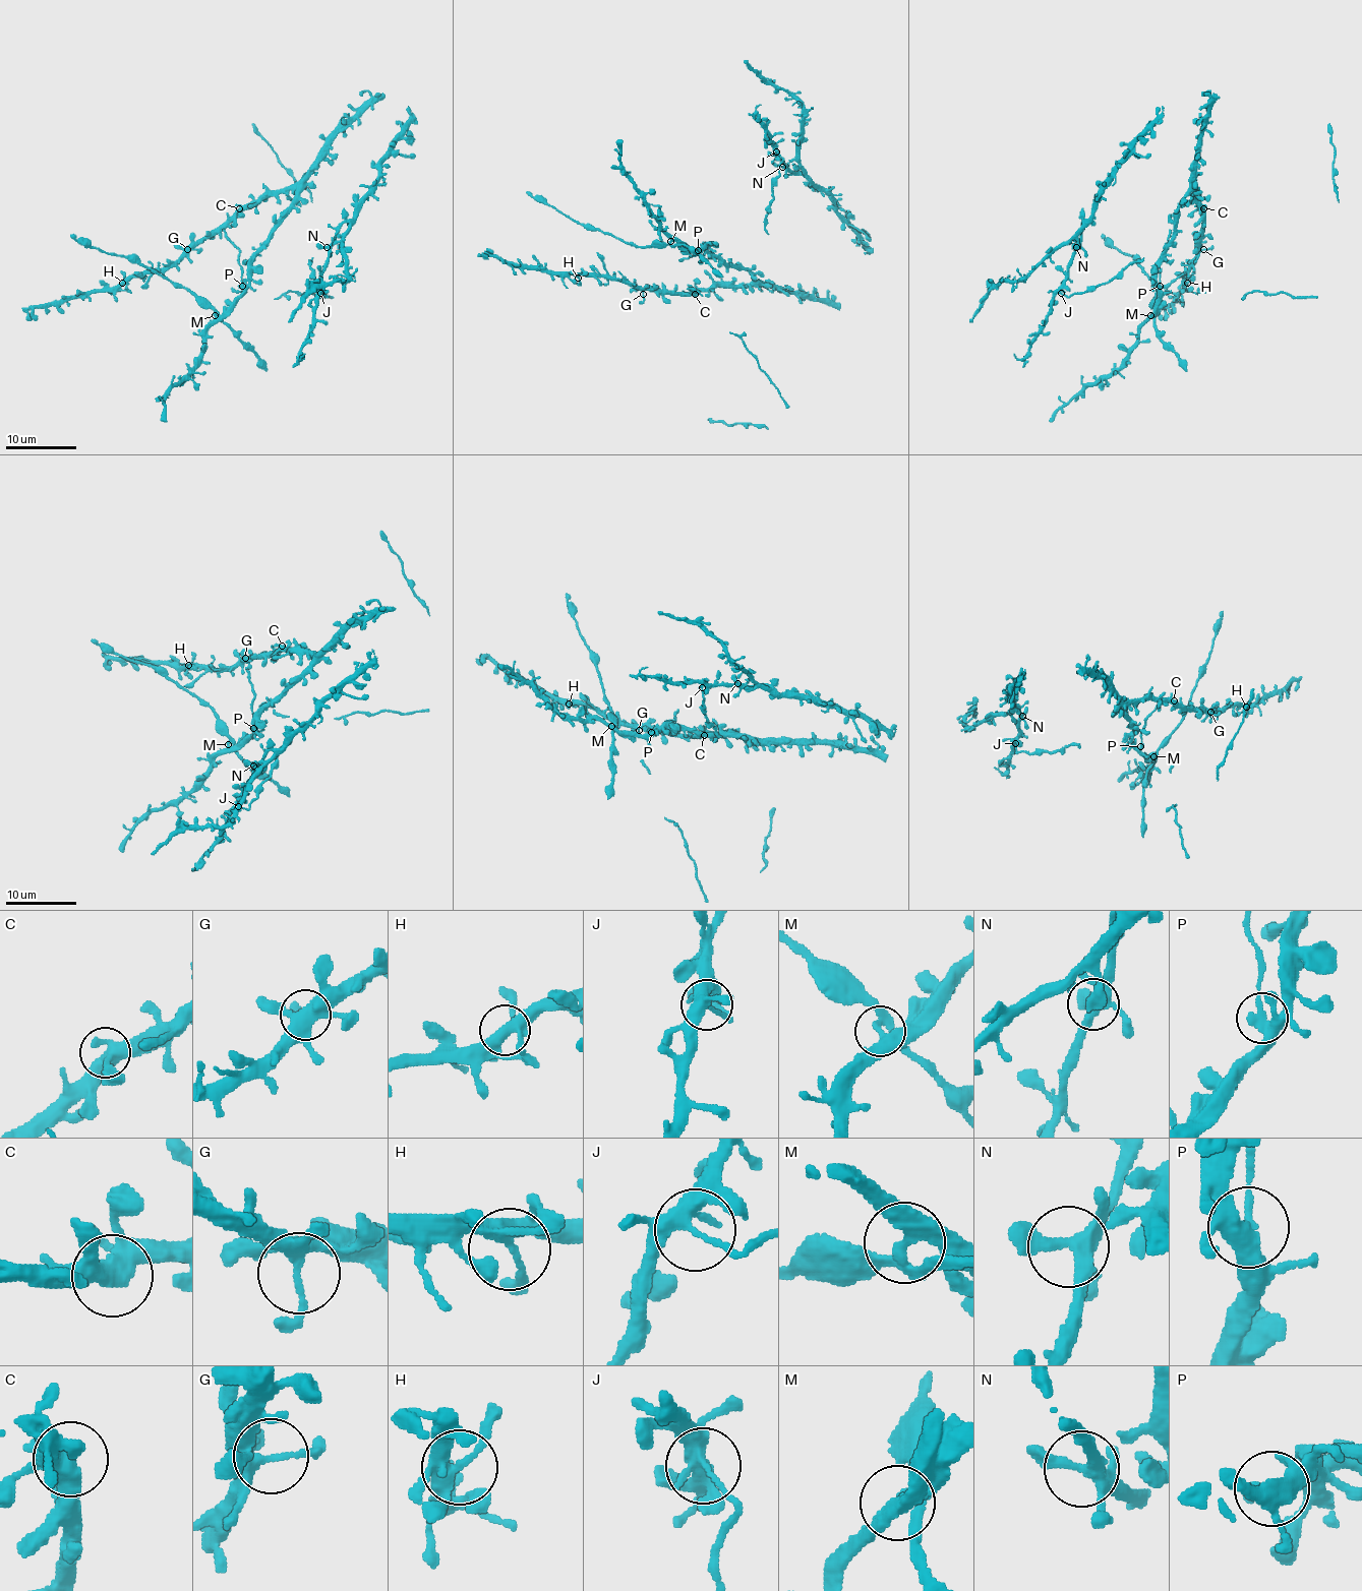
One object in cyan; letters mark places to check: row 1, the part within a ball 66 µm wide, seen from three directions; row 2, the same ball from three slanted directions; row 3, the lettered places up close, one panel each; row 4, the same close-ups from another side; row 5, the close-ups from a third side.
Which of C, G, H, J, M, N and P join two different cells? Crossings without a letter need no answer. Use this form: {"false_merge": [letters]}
{"false_merge": ["J", "M", "P"]}

